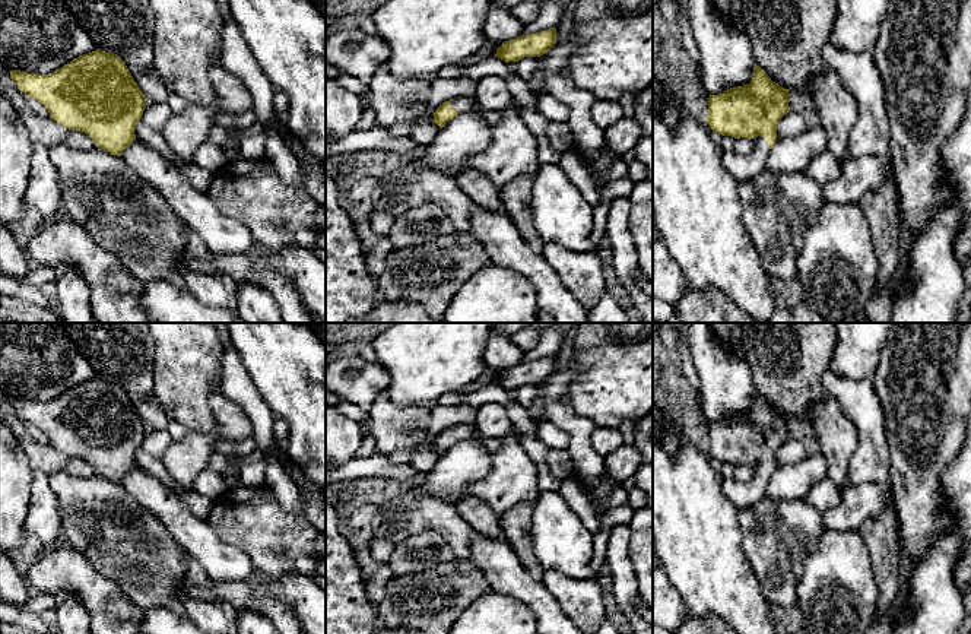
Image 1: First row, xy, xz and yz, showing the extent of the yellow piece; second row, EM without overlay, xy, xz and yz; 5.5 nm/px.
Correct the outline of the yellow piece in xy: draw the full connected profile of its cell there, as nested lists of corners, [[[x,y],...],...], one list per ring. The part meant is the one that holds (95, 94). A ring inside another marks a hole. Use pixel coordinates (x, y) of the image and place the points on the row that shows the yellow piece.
[[[95,50],[53,73],[15,69],[10,79],[20,92],[42,104],[51,120],[88,134],[111,155],[121,156],[136,140],[134,129],[146,99],[118,56]]]

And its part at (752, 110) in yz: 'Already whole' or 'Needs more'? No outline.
Needs more

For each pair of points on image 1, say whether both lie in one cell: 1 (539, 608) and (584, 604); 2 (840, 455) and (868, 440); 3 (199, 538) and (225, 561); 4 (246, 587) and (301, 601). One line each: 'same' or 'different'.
1: different
2: different
3: same
4: same

